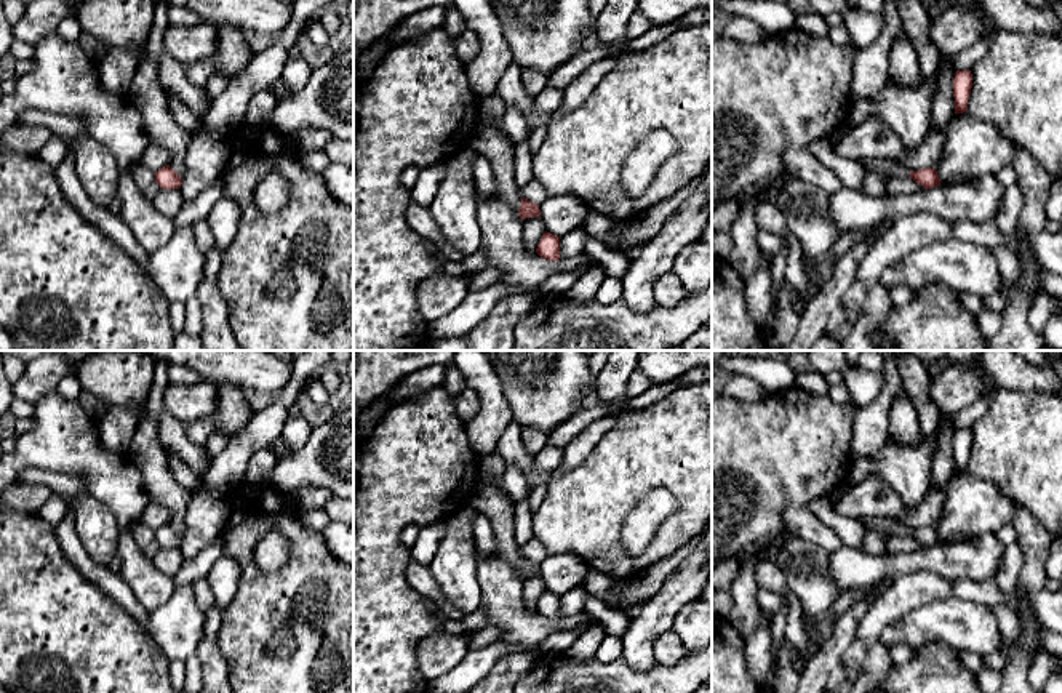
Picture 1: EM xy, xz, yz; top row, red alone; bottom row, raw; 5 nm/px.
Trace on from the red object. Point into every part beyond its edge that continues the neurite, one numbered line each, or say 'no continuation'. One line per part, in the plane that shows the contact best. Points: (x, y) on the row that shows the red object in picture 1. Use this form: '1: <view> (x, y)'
no continuation

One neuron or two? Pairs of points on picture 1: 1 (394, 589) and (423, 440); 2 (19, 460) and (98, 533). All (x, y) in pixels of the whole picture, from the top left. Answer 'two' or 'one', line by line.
1: one
2: two

